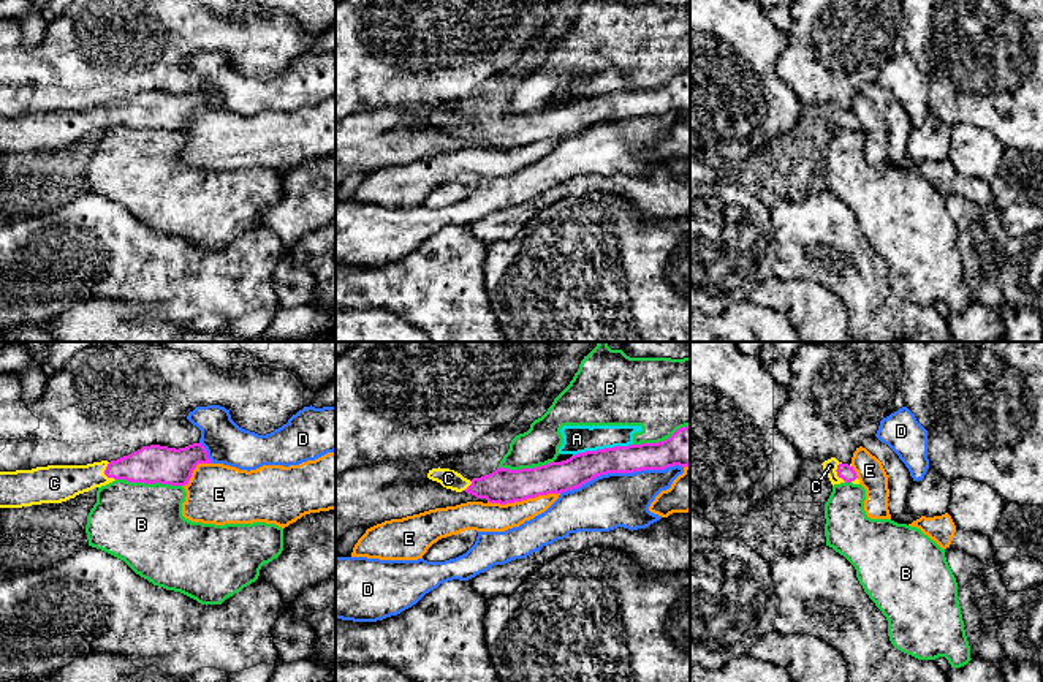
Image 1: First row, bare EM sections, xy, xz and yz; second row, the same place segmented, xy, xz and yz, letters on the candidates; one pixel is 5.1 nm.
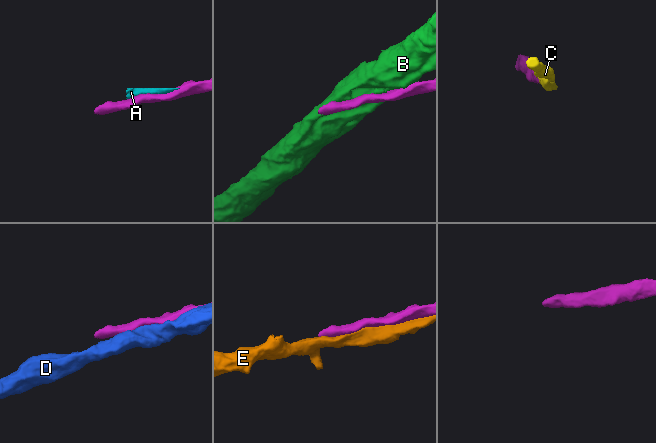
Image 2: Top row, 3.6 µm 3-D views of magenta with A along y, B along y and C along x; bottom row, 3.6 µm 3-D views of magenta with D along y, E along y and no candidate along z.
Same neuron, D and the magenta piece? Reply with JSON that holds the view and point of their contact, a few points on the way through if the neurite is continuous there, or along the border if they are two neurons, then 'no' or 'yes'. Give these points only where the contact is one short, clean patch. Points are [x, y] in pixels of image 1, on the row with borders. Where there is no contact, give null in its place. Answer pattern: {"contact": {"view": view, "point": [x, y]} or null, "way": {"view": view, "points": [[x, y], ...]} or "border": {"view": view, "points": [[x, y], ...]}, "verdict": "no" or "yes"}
{"contact": {"view": "xz", "point": [621, 472]}, "verdict": "no"}

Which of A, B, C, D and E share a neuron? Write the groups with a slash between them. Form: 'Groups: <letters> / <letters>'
Groups: A B / C / D / E

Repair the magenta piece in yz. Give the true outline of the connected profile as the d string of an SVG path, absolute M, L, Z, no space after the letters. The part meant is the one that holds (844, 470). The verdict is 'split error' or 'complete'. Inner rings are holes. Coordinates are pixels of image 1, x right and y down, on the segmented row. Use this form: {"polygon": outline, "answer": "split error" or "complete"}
{"polygon": "M831 457L825 460L821 465L833 486L840 483L859 484L859 479L851 464L842 464L836 457Z", "answer": "split error"}

